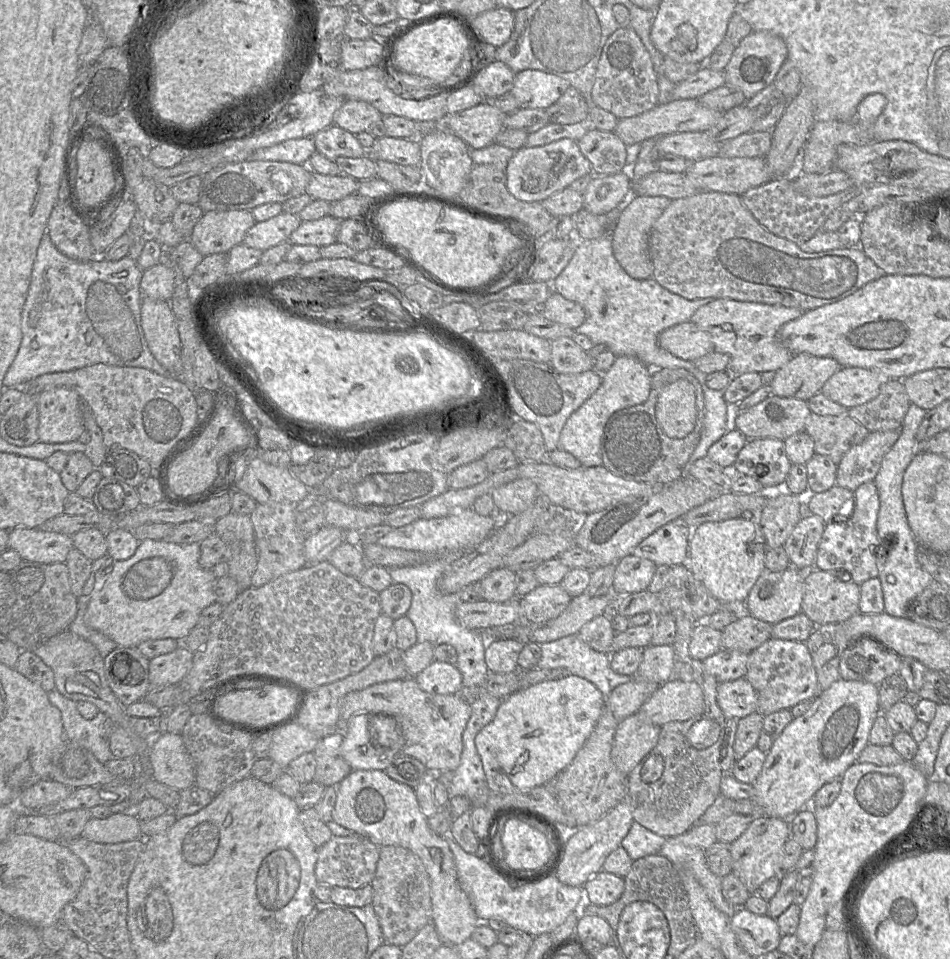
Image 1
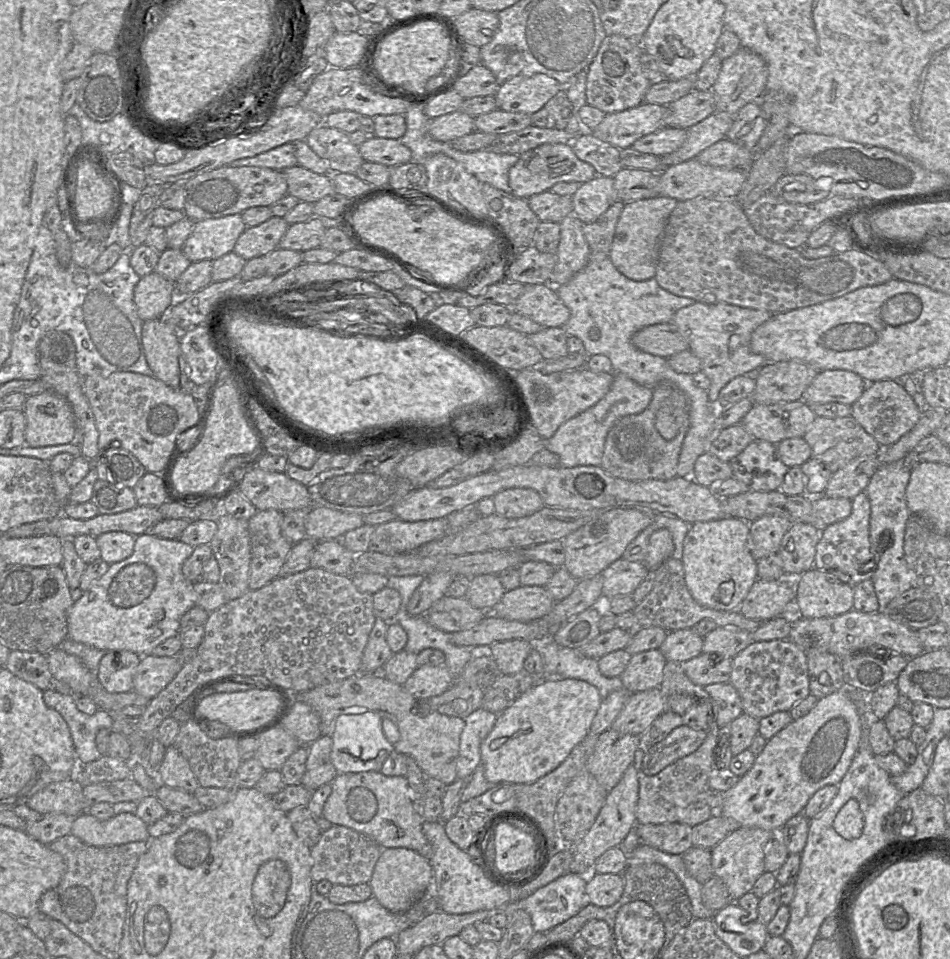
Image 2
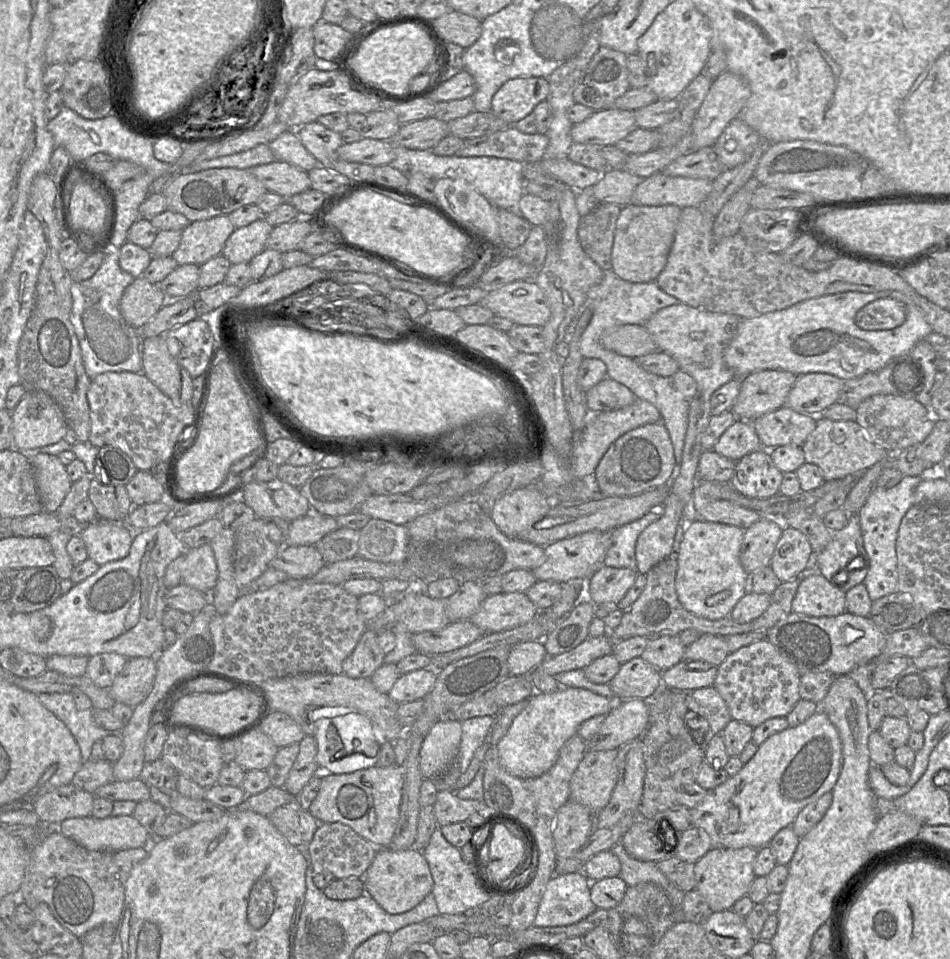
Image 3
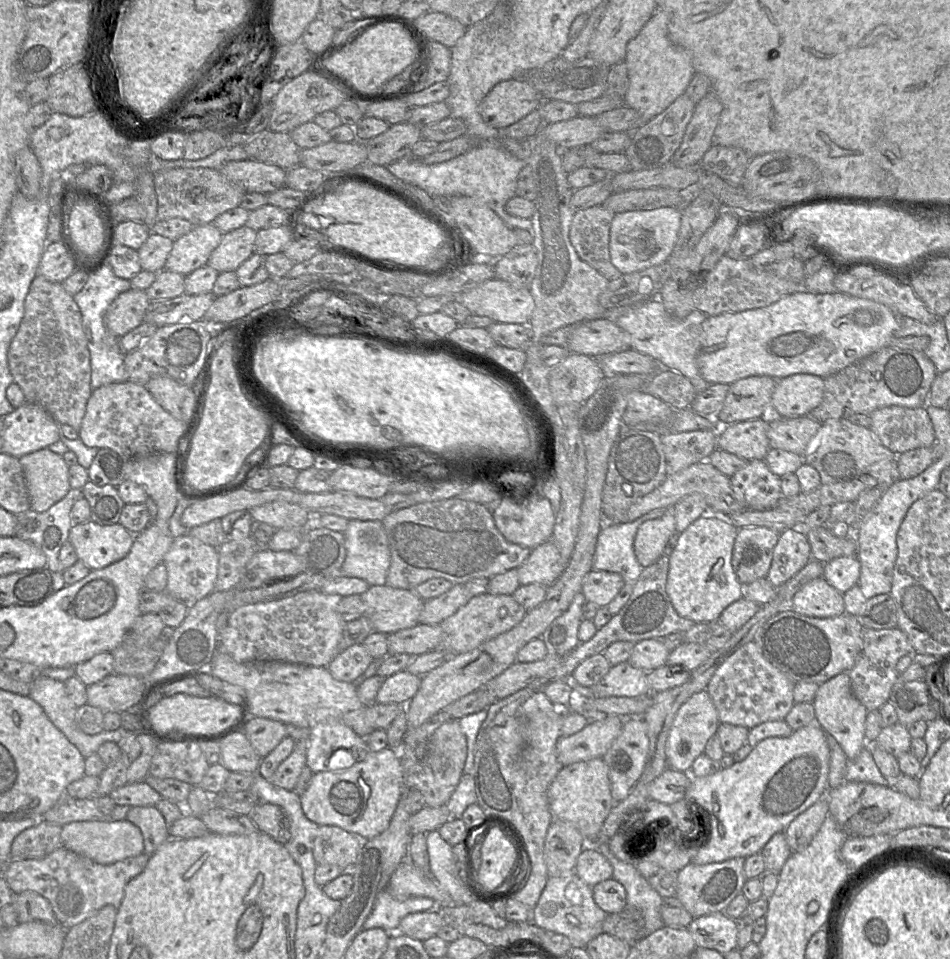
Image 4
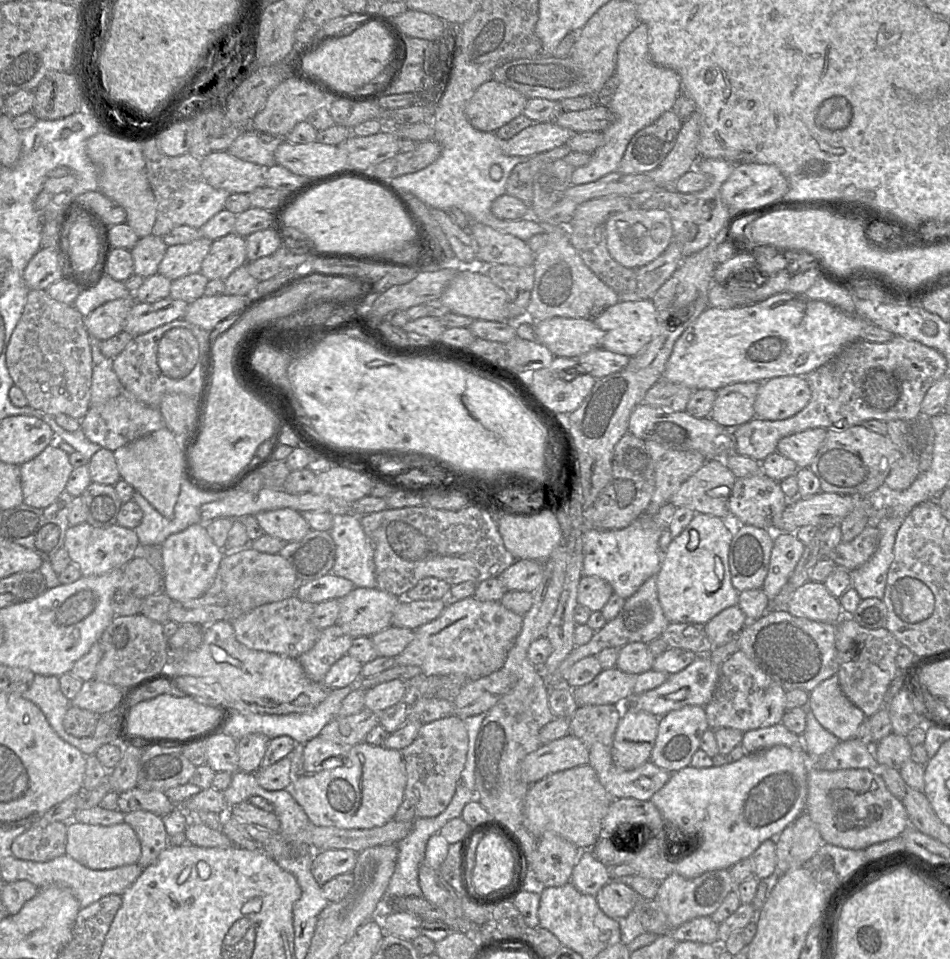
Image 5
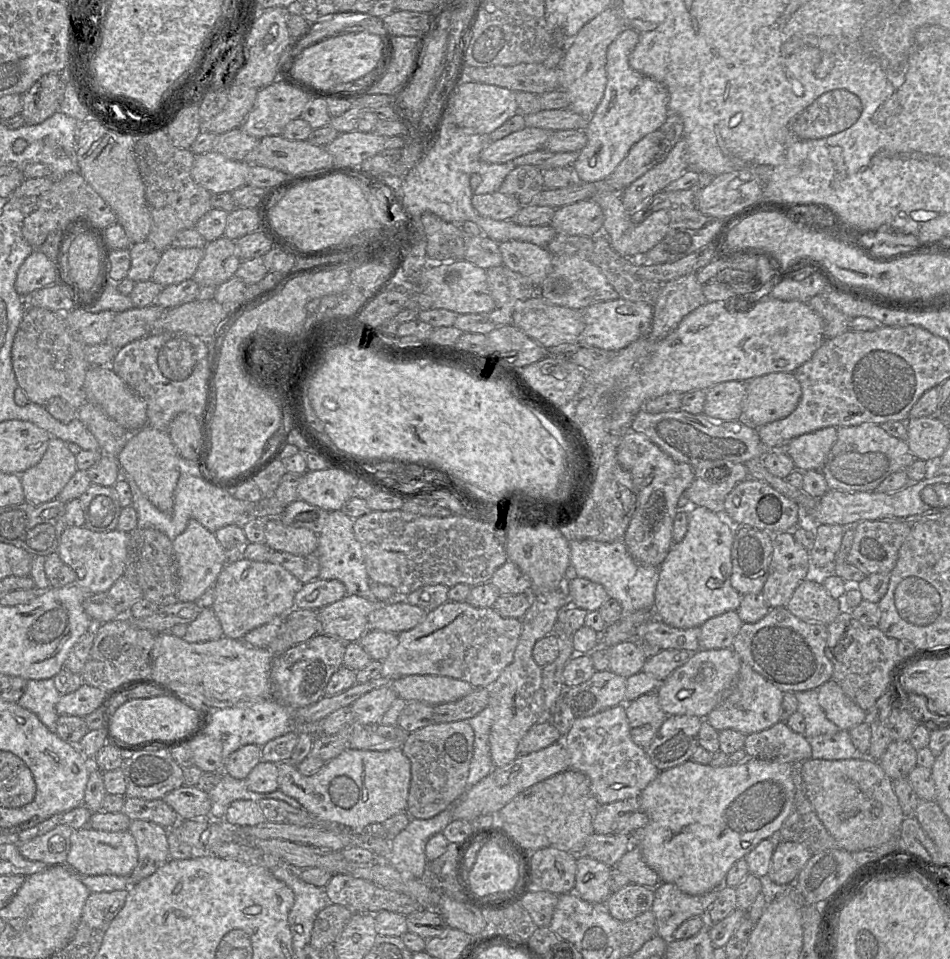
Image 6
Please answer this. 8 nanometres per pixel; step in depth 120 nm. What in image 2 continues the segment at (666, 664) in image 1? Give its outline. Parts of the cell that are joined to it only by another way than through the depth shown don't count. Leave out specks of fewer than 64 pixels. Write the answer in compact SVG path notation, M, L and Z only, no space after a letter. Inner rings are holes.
M660 649L633 655L619 676L624 689L634 694L660 687L666 663L667 660Z

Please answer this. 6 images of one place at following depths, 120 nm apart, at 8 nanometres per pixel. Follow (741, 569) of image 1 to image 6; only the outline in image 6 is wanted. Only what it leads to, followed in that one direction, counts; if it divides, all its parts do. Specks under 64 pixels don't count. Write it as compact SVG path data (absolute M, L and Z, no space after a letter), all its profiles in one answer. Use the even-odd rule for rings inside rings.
M690 506L687 513L688 529L684 538L678 543L673 542L667 556L659 566L654 598L655 618L679 629L700 627L710 618L729 611L737 611L743 596L732 587L730 581L732 574L731 551L736 525L722 521L717 513L703 506Z

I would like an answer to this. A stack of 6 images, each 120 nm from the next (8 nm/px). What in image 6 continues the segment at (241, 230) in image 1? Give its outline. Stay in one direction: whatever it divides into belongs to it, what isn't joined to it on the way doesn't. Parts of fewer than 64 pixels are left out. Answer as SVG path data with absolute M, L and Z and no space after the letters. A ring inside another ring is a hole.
M170 246L162 252L151 279L163 287L191 279L203 256L204 248Z

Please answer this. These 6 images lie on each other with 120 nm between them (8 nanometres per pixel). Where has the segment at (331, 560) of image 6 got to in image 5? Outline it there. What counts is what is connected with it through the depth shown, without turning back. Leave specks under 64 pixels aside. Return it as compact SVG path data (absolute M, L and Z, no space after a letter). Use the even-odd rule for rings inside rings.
M354 513L334 515L329 531L336 545L331 574L352 581L356 588L377 588L374 548Z

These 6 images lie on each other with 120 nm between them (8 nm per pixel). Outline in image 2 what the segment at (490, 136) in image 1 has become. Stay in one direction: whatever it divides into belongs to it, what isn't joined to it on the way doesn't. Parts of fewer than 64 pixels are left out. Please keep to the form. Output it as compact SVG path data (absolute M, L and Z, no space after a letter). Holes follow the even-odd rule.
M461 110L430 118L428 133L435 140L451 142L475 131L474 119Z

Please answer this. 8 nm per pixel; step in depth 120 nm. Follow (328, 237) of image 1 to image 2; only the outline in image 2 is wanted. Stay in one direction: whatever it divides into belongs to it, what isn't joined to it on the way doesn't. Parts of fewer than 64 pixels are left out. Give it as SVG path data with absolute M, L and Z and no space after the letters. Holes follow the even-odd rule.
M313 216L305 222L289 224L279 242L279 248L304 252L318 248L327 229L327 221Z

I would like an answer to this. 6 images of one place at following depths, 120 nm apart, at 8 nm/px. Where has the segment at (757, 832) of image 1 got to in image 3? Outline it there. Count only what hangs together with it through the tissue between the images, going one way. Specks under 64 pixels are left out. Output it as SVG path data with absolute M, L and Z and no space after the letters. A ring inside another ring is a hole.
M752 847L712 848L695 863L696 887L694 890L703 896L712 912L729 910L737 900L747 895L749 887L756 877L753 864L757 852L758 849Z

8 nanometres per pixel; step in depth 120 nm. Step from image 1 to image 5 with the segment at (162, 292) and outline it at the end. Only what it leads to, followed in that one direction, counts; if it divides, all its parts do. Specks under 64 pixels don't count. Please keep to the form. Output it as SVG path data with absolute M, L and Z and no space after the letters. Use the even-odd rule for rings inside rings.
M132 297L111 300L94 309L83 317L89 336L103 341L124 331L126 318L134 304Z

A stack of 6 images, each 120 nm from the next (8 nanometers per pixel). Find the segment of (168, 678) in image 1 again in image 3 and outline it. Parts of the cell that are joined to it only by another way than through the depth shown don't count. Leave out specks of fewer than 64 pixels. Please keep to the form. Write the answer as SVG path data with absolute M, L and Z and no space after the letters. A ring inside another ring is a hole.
M156 657L130 658L107 690L116 702L134 708L150 693L155 675Z

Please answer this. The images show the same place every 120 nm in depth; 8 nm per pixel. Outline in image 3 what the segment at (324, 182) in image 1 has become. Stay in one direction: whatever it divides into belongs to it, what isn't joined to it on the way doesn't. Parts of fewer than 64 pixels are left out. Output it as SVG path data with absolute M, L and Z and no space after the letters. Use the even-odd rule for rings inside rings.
M276 160L247 169L263 183L268 192L285 199L311 189L308 172L284 161Z

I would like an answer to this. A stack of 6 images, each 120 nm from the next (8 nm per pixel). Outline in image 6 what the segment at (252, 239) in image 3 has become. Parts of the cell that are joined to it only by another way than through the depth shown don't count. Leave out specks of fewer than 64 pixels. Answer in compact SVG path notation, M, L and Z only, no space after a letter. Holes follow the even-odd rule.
M223 235L207 243L192 279L201 287L219 286L235 276L241 262L236 242Z

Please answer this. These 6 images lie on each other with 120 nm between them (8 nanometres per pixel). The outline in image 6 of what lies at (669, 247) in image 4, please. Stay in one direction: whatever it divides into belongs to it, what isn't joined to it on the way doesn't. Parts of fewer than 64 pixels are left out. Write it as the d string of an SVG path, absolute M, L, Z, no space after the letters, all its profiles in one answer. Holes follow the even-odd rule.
M601 193L587 200L595 201L601 207L604 214L602 234L608 238L612 248L622 257L634 258L642 256L659 243L669 229L670 215L665 209L657 210L641 223L634 224L631 221L631 211L624 207L620 193Z

